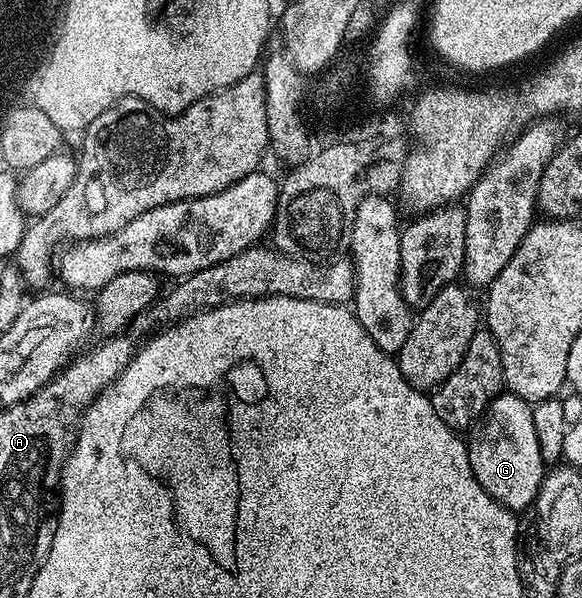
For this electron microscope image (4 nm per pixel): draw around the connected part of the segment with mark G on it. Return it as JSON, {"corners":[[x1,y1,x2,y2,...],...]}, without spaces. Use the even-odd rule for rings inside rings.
{"corners":[[504,391,491,401,487,412,474,426,470,434,472,437,469,437,469,463,473,467,473,475,477,475,477,483,512,511,530,510,534,506,545,476,532,406,532,402,521,399,516,393]]}

